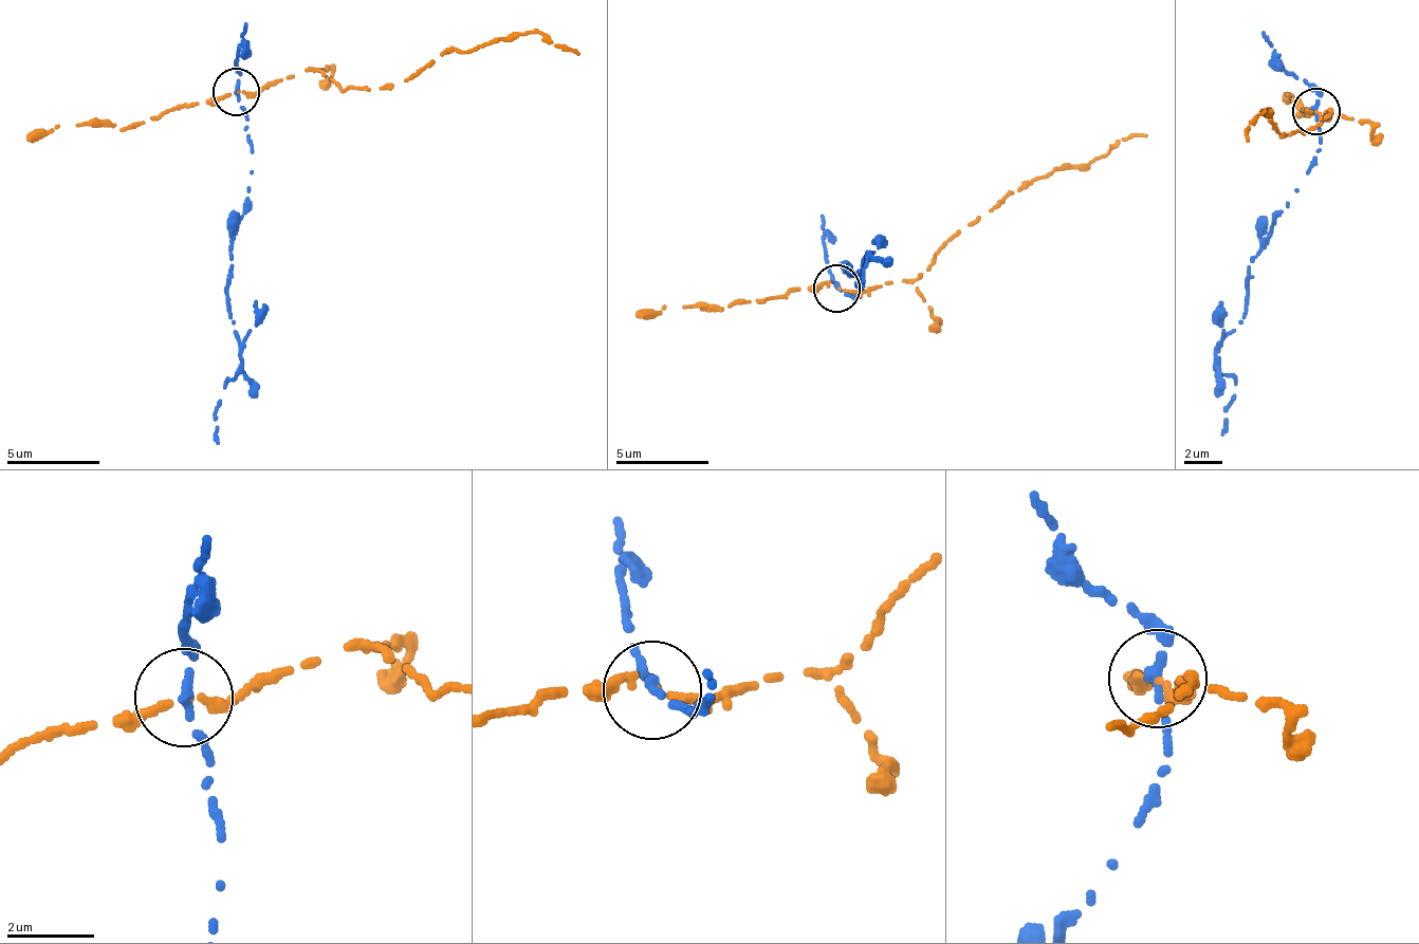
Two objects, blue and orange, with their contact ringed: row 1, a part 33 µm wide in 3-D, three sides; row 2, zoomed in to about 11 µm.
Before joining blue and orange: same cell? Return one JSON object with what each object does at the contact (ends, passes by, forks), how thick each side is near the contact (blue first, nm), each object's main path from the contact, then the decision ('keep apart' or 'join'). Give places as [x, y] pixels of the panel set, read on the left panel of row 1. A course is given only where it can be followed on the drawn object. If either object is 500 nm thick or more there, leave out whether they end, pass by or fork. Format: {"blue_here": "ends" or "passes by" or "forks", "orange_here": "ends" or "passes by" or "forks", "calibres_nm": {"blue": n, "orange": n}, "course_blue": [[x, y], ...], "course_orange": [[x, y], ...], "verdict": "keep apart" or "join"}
{"blue_here": "passes by", "orange_here": "passes by", "calibres_nm": {"blue": 190, "orange": 160}, "course_blue": [[235, 91], [247, 125], [253, 172], [231, 248], [228, 312], [239, 373], [225, 386], [214, 417], [219, 444]], "course_orange": [[240, 91], [262, 93], [318, 69], [342, 89], [379, 90], [408, 81], [448, 53], [530, 31], [579, 53]], "verdict": "keep apart"}

